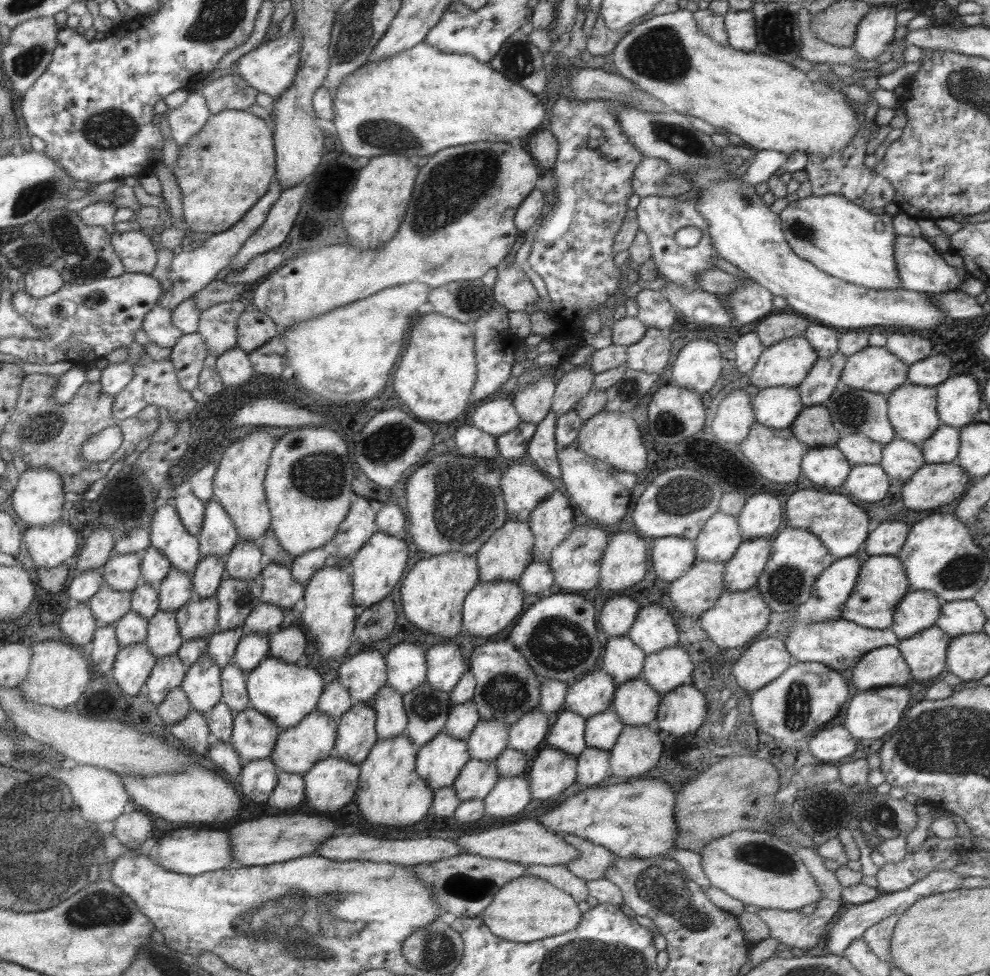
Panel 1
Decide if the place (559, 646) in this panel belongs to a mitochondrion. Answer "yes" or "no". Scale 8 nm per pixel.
yes

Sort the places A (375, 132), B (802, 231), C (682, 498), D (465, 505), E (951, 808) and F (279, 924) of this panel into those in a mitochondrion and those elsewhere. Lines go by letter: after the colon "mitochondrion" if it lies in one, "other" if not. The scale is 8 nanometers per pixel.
A: mitochondrion
B: mitochondrion
C: mitochondrion
D: mitochondrion
E: other
F: mitochondrion

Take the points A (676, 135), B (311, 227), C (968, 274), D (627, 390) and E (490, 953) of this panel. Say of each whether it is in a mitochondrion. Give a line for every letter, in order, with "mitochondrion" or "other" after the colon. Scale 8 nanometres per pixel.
A: mitochondrion
B: other
C: other
D: mitochondrion
E: other

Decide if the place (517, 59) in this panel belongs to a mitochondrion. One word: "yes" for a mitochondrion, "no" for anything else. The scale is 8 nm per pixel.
yes

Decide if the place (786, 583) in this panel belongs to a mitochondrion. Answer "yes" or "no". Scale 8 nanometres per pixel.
yes

